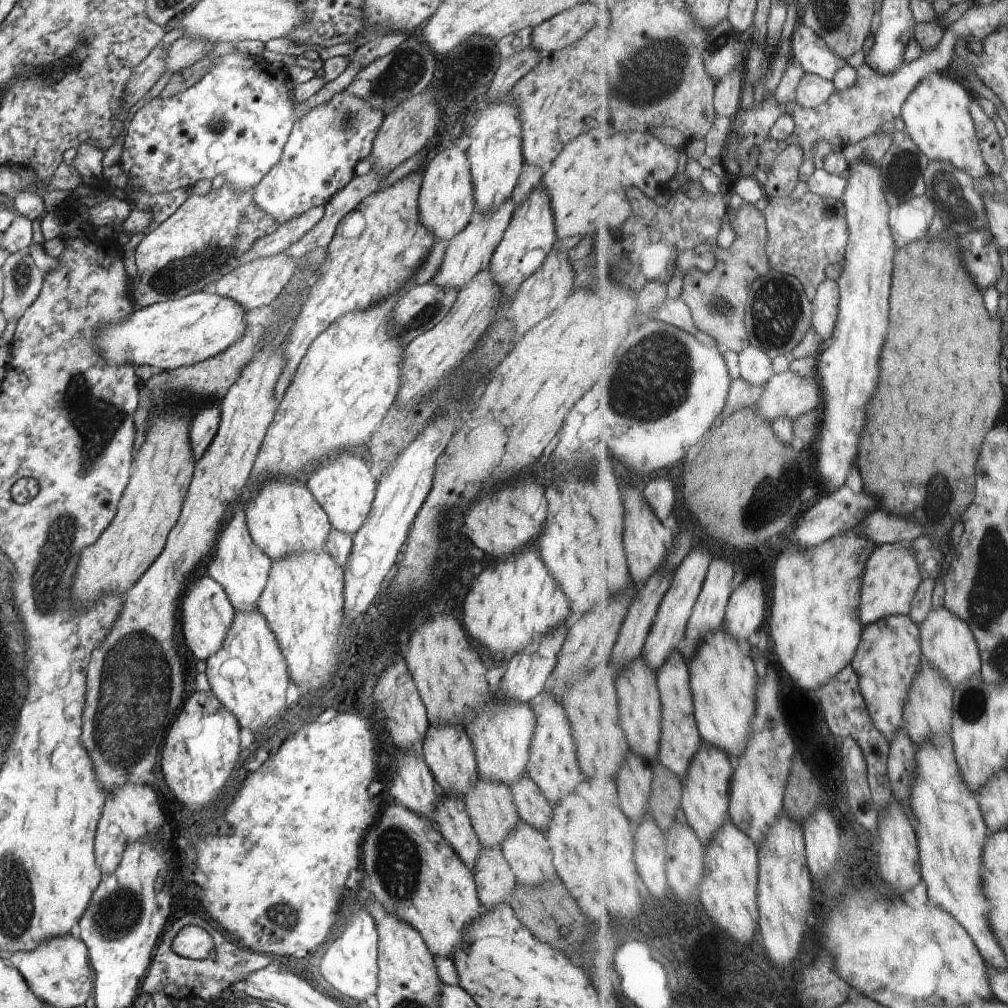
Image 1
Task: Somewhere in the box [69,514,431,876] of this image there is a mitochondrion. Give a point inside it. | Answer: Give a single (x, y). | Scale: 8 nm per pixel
(127, 719)

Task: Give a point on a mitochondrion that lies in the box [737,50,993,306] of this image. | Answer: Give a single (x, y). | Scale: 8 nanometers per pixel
(945, 187)

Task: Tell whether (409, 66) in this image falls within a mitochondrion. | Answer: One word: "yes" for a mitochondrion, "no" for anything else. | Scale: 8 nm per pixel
yes

